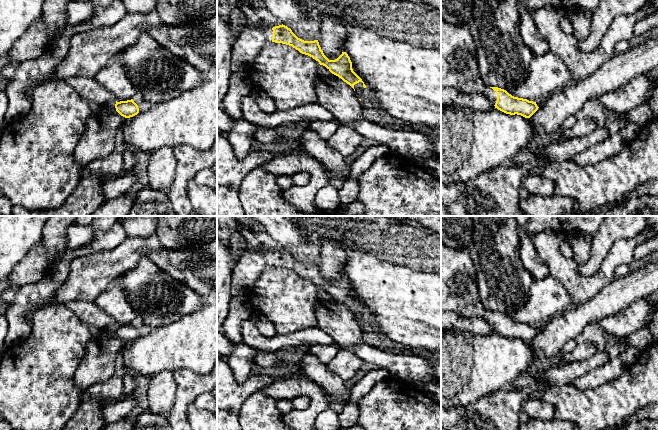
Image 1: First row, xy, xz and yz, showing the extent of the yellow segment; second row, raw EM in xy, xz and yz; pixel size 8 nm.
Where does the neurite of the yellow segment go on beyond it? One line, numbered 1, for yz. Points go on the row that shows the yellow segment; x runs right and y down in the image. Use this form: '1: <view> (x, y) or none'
1: yz (459, 67)

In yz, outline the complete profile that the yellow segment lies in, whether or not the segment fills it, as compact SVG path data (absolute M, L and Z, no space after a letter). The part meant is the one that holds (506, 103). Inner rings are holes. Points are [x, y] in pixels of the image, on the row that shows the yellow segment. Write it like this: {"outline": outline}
{"outline": "M441 18L441 88L454 88L462 94L481 93L488 97L495 108L510 114L530 118L542 105L542 101L533 102L514 97L506 90L489 87L485 84L479 72L476 45L468 25L453 25Z"}

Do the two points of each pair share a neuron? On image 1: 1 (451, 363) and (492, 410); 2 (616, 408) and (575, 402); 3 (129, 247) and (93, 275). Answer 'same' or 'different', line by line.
1: different
2: same
3: same

